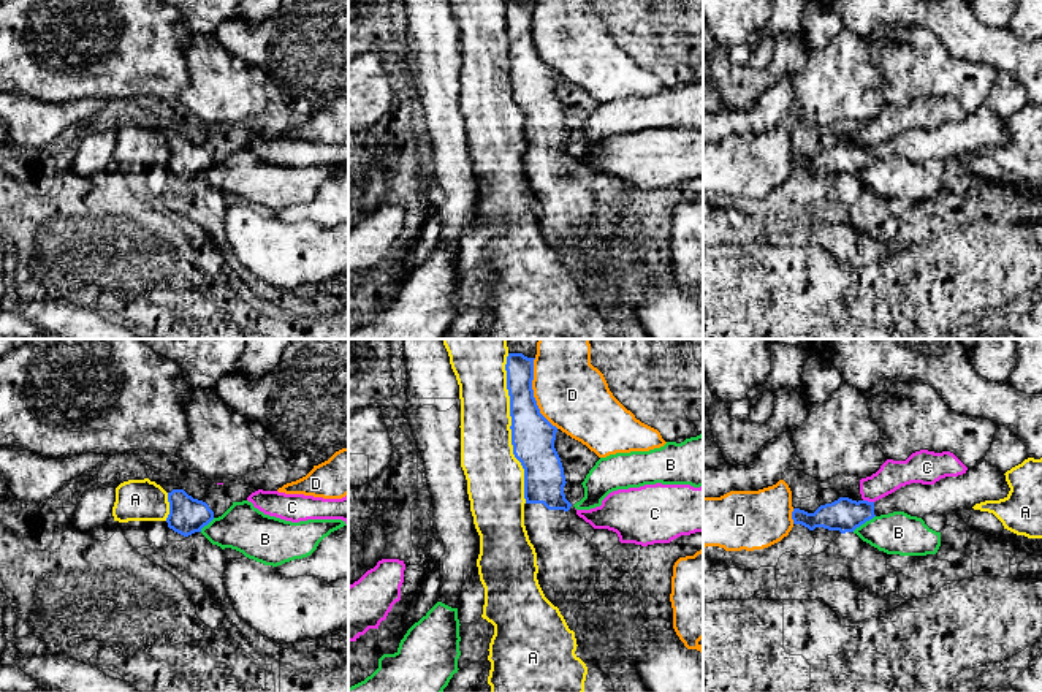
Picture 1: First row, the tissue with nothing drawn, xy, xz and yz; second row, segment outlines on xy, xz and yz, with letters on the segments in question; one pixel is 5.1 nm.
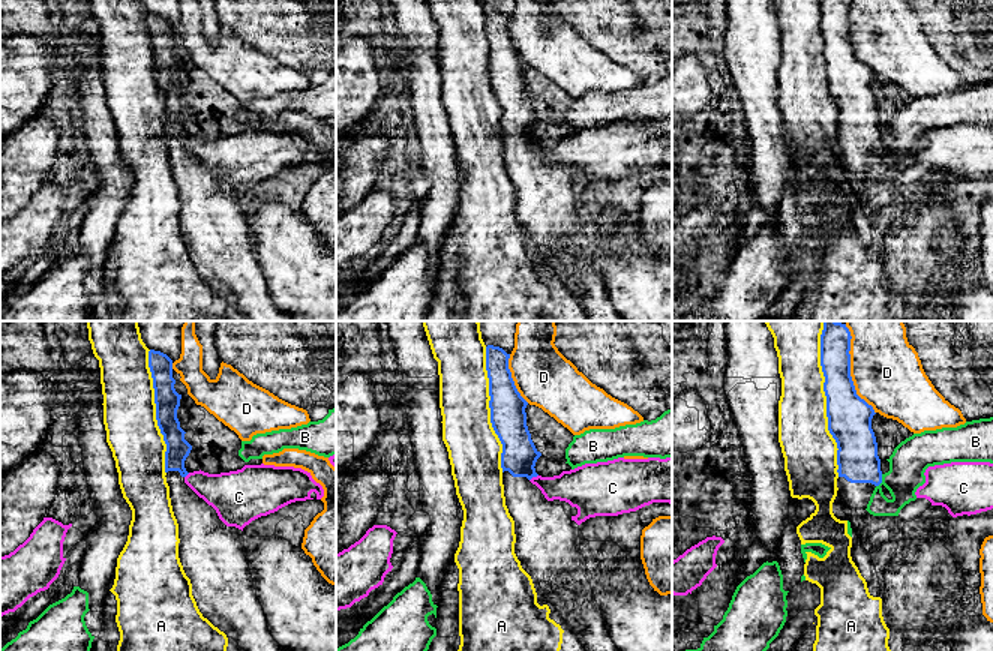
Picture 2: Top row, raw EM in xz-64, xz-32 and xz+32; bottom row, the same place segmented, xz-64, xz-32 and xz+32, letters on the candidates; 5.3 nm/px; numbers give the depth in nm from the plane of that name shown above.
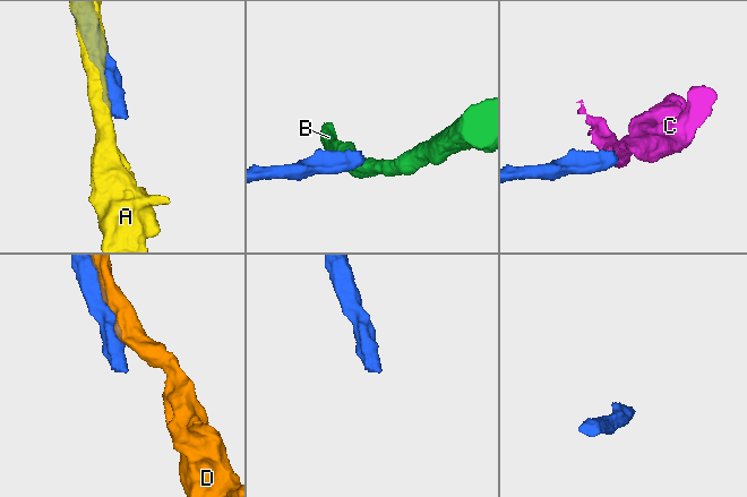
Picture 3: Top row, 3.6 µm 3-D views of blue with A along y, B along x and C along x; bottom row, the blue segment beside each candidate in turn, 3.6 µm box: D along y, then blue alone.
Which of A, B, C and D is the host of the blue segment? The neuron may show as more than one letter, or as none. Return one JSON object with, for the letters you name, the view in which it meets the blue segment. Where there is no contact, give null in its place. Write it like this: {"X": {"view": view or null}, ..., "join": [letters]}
{"join": []}

